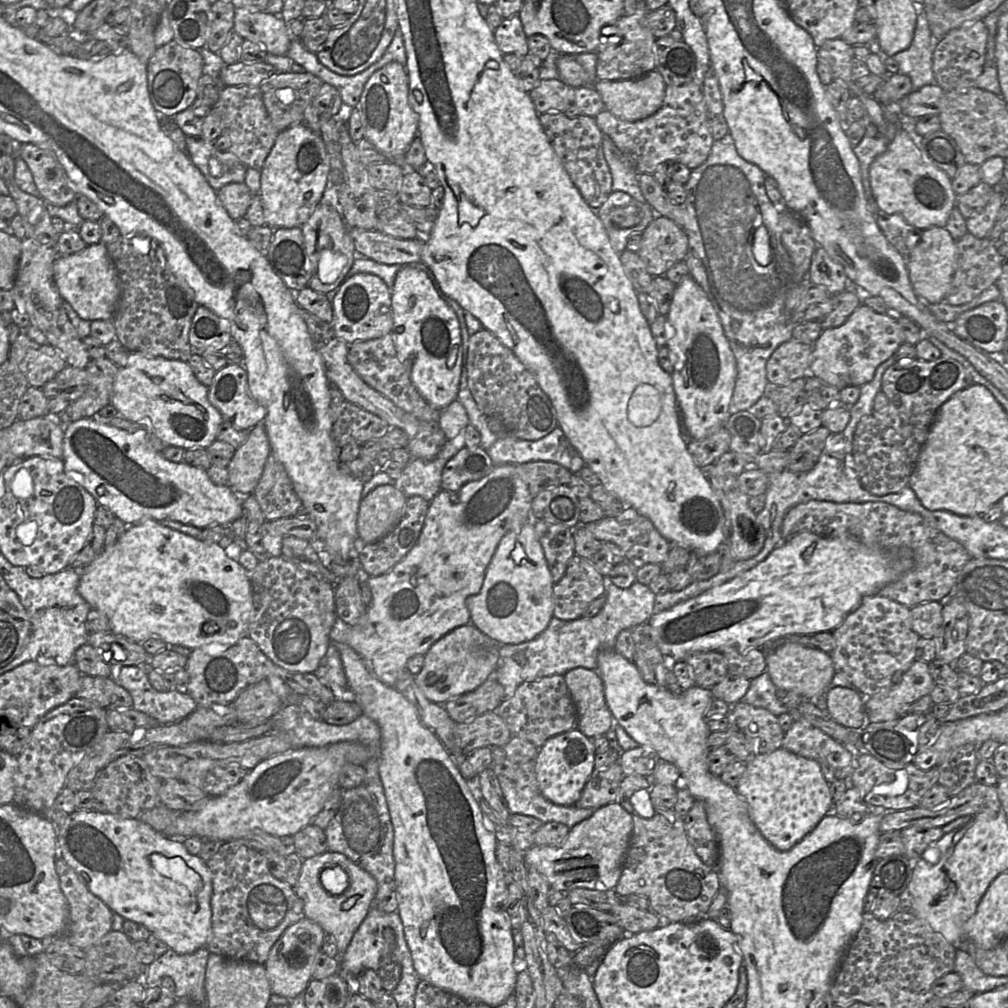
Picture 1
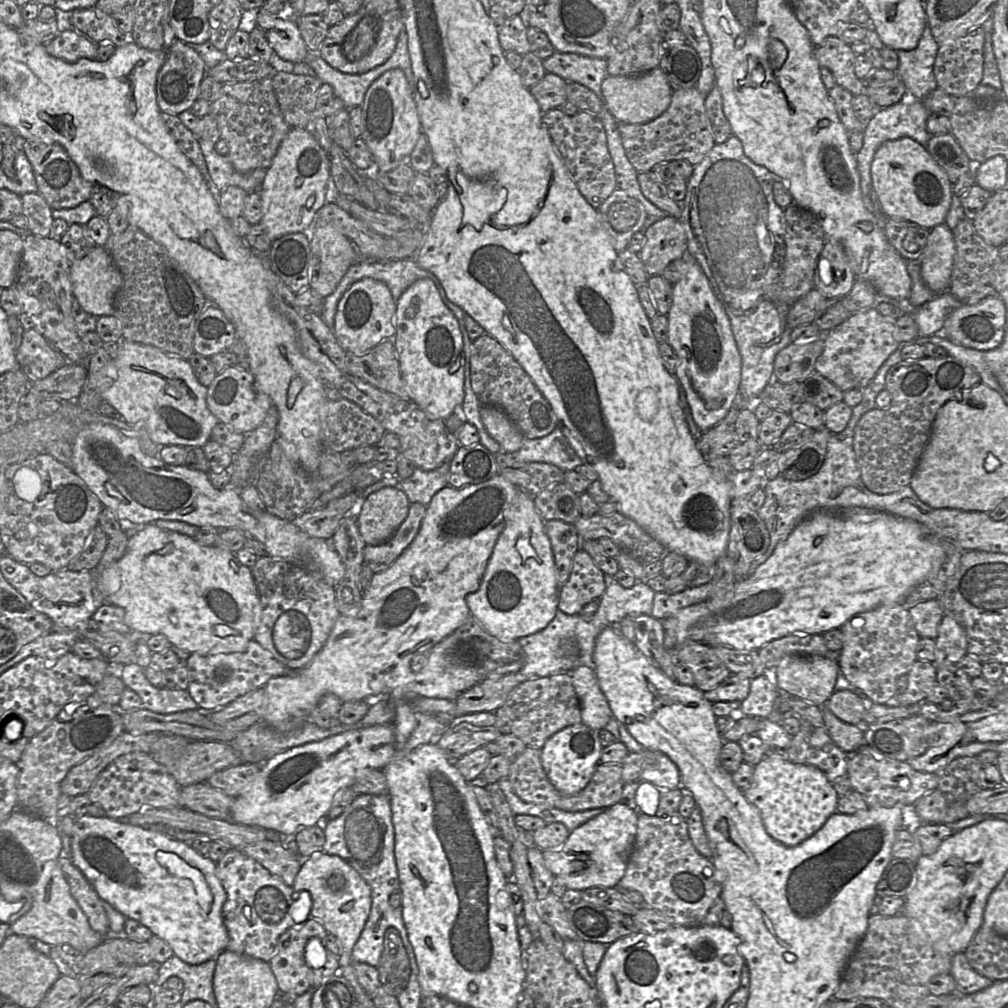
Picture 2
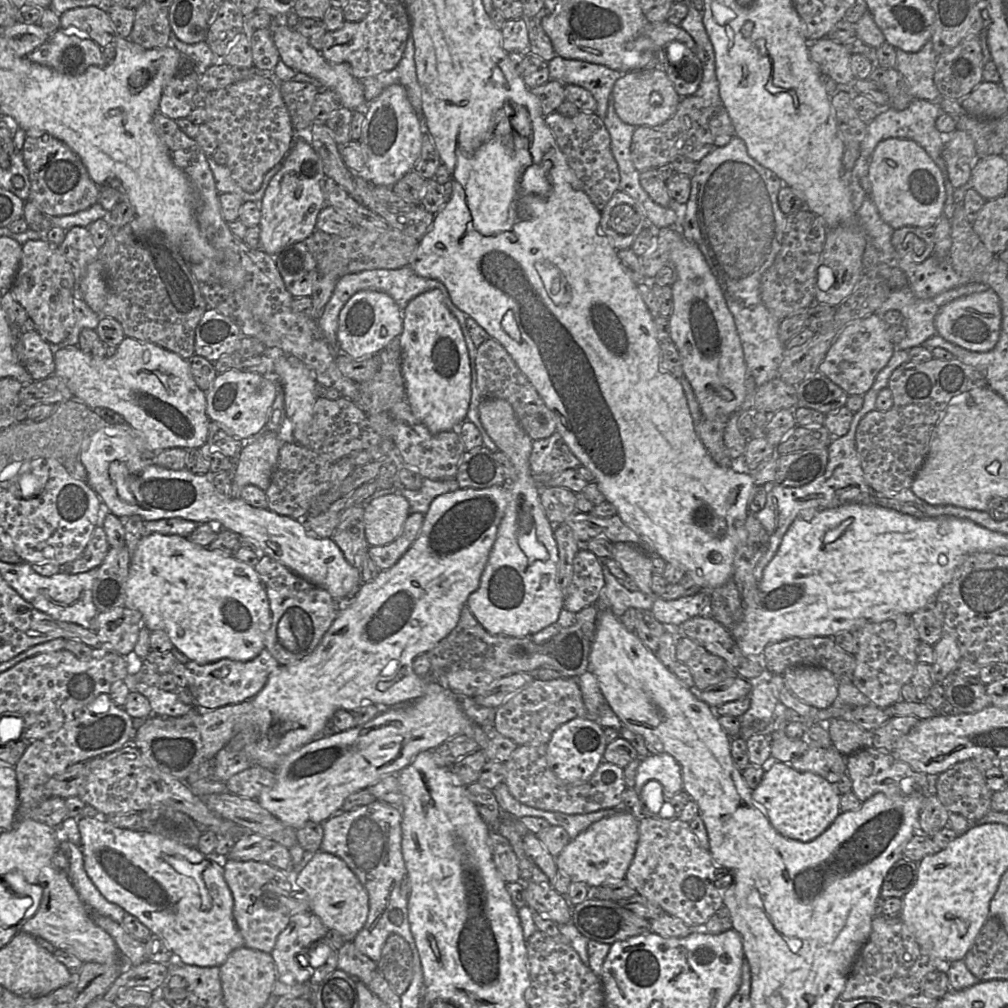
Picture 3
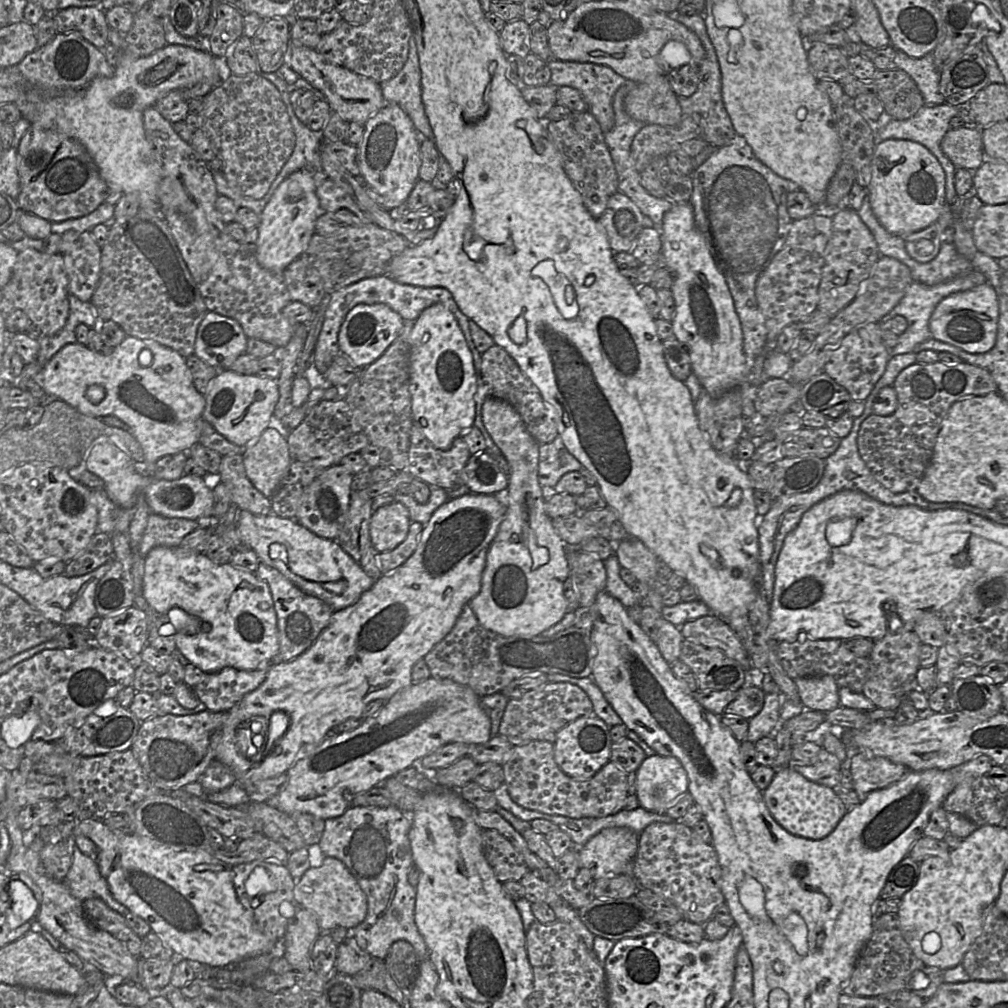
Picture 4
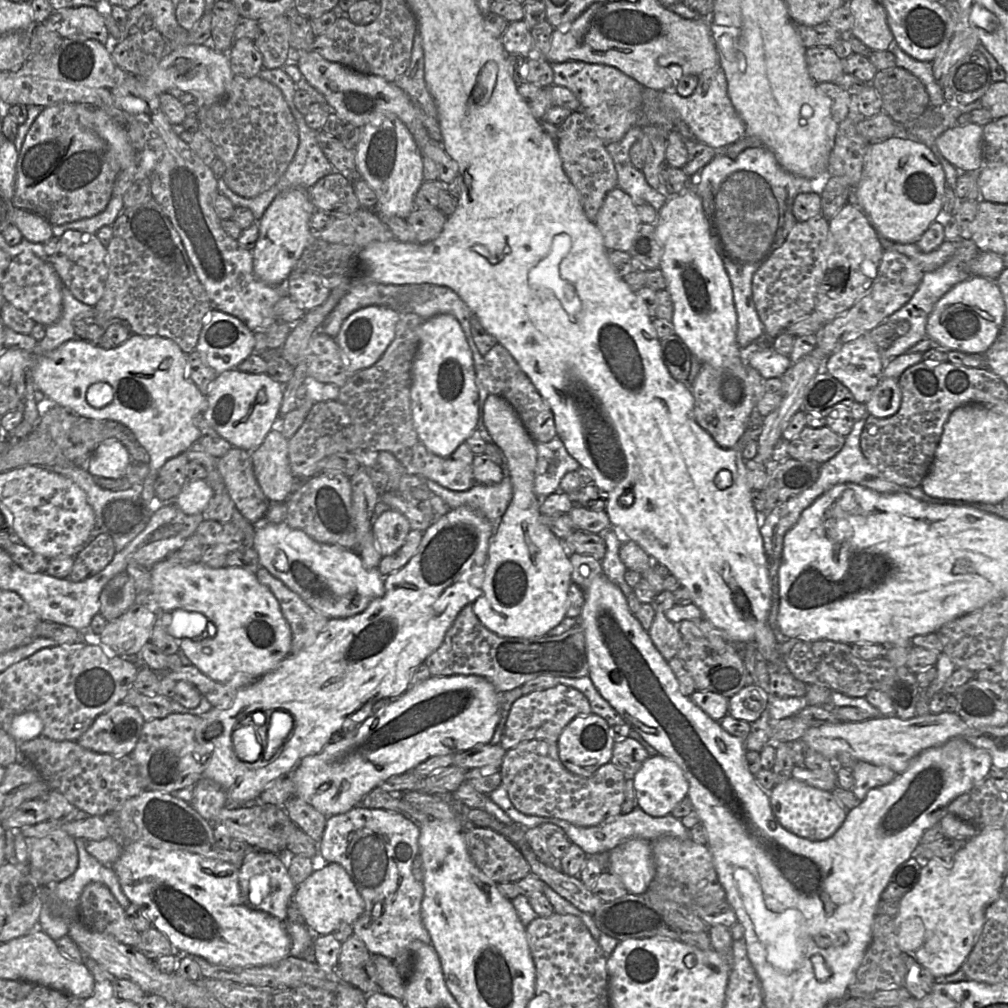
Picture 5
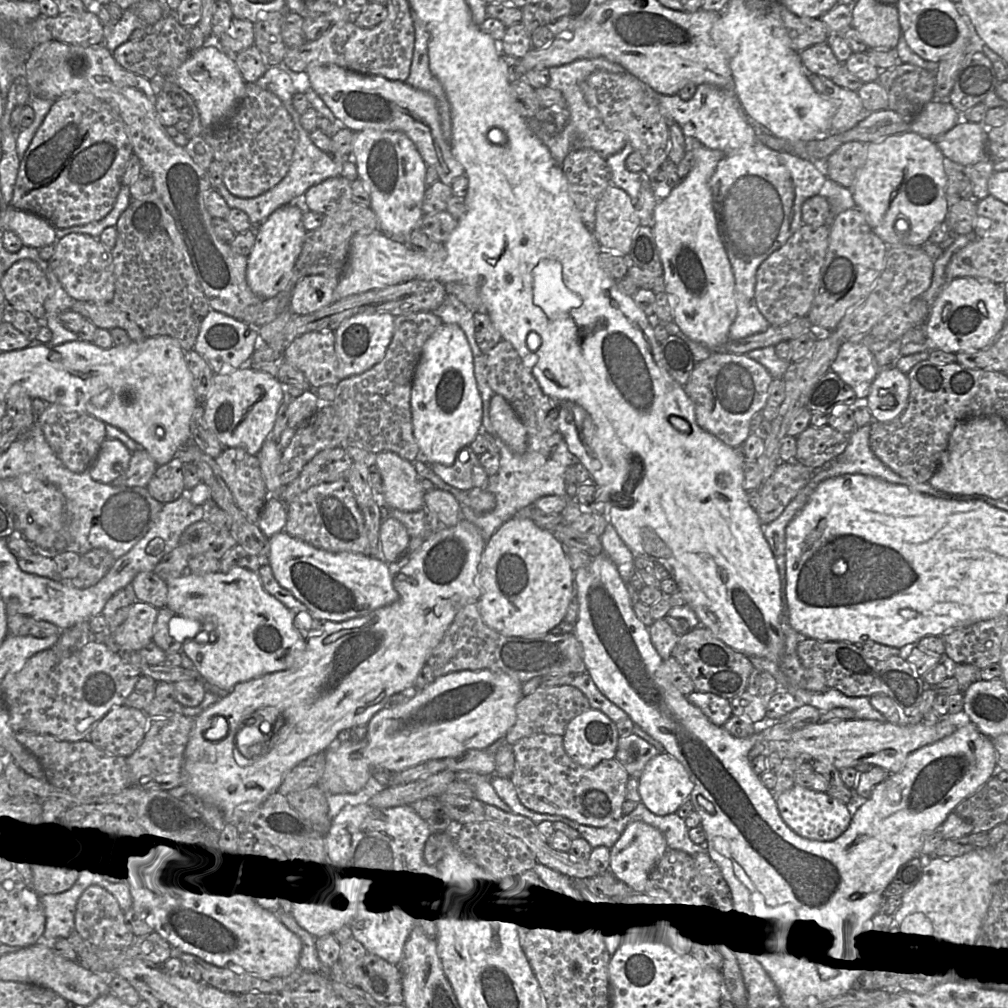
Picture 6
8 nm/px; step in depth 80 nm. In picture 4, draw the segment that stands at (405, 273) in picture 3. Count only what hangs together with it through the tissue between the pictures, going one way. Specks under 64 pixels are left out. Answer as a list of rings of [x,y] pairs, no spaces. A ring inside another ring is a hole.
[[[385,274],[361,279],[338,291],[333,292],[330,297],[330,303],[325,312],[324,322],[318,336],[318,342],[316,344],[314,352],[314,364],[320,373],[325,372],[331,364],[332,360],[339,354],[342,354],[338,344],[338,334],[341,325],[345,320],[345,317],[348,314],[348,312],[356,305],[362,303],[386,304],[394,311],[399,313],[404,320],[412,321],[415,321],[426,308],[435,303],[442,303],[443,305],[445,305],[457,319],[458,324],[466,339],[467,345],[472,353],[473,366],[477,376],[477,413],[481,414],[482,405],[487,397],[487,393],[483,389],[483,386],[480,385],[478,389],[479,374],[481,371],[481,354],[478,352],[473,343],[468,324],[469,318],[460,310],[450,291],[443,287],[423,287],[402,284],[394,280],[388,274]]]

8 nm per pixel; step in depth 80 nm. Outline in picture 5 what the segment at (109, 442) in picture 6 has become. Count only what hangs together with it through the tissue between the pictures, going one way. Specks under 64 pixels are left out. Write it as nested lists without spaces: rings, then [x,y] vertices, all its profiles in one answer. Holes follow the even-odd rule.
[[[108,438],[94,450],[88,471],[94,477],[118,479],[125,475],[131,460],[127,448],[115,438]]]

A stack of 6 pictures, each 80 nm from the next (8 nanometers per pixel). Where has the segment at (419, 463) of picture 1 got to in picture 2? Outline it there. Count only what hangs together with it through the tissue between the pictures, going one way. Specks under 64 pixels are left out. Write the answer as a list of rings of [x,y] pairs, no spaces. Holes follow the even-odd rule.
[[[445,462],[437,469],[424,471],[415,468],[413,474],[399,481],[395,487],[403,491],[410,503],[418,502],[428,506],[433,496],[442,488],[448,486],[449,462]]]

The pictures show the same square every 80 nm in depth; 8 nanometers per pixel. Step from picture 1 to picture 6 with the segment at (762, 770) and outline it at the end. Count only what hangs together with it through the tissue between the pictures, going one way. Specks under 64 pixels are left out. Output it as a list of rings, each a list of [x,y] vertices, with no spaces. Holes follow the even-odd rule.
[[[795,784],[776,797],[779,814],[787,826],[801,837],[817,841],[833,841],[849,827],[853,808],[832,798],[826,792],[817,792]]]

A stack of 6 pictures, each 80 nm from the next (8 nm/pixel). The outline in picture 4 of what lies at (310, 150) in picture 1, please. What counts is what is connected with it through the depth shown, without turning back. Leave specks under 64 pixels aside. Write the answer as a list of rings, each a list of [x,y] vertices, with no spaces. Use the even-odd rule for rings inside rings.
[[[304,168],[289,175],[276,189],[260,215],[255,254],[259,264],[268,270],[283,271],[304,254],[315,231],[320,215],[316,194],[319,174]]]

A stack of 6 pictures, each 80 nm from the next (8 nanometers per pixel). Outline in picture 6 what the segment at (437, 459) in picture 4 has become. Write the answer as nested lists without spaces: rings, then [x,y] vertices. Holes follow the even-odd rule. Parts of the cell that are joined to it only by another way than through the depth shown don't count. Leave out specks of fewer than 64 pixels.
[[[469,446],[459,450],[451,466],[439,463],[427,464],[445,483],[461,491],[485,488],[489,479],[479,462],[479,456]]]

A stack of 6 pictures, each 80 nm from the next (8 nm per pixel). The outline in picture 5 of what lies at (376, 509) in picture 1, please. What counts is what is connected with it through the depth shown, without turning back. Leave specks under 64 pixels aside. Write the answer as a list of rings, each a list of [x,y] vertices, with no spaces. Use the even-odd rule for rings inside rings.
[[[390,509],[375,518],[371,530],[383,557],[394,554],[403,546],[411,528],[408,519],[401,512]]]

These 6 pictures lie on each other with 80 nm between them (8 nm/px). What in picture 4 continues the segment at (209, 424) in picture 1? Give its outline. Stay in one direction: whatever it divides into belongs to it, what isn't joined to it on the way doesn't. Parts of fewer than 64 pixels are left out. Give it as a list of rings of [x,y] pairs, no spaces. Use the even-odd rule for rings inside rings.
[[[127,335],[109,355],[92,351],[87,345],[78,342],[67,344],[44,365],[39,381],[48,399],[62,400],[79,412],[93,417],[113,415],[127,424],[145,455],[144,463],[139,464],[140,470],[149,476],[154,477],[155,463],[161,457],[179,452],[187,453],[199,442],[205,396],[195,388],[186,358],[154,340]],[[95,384],[103,386],[106,391],[106,397],[100,404],[92,404],[86,397],[87,388]]]

